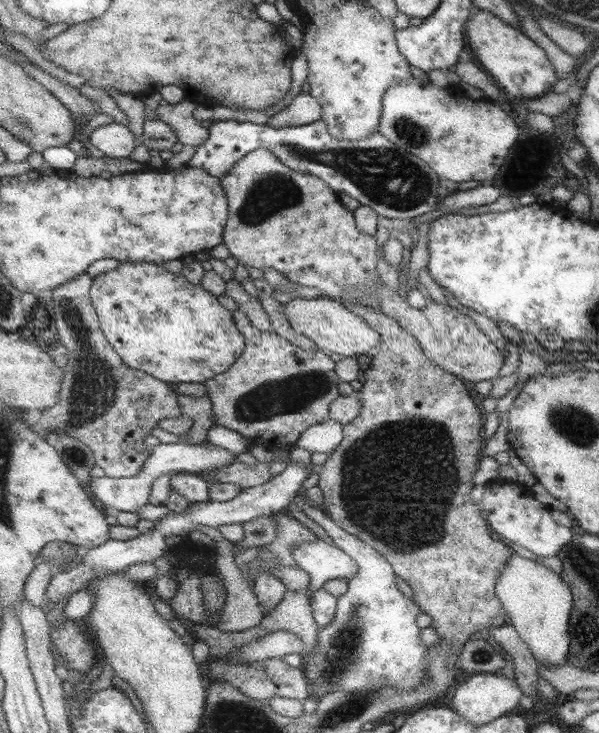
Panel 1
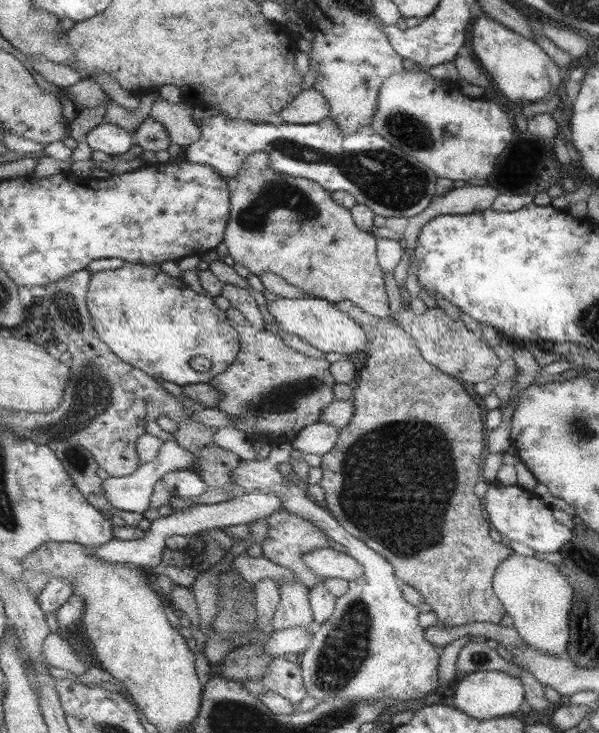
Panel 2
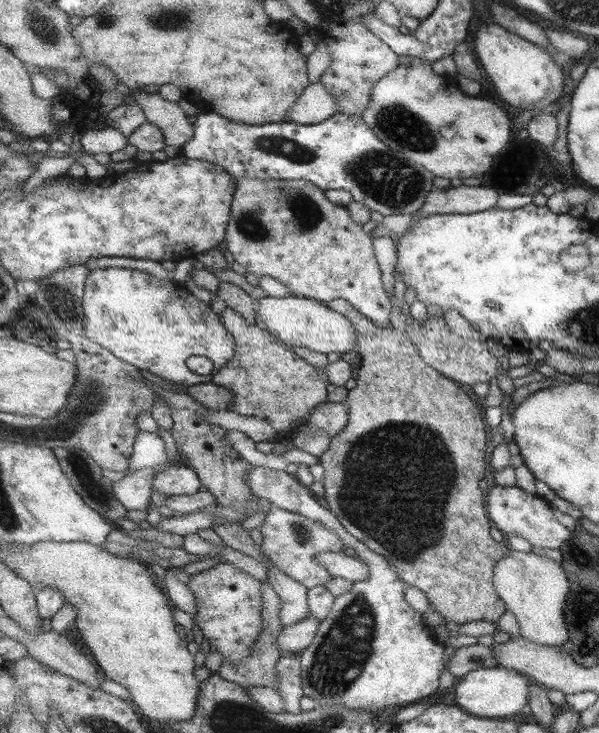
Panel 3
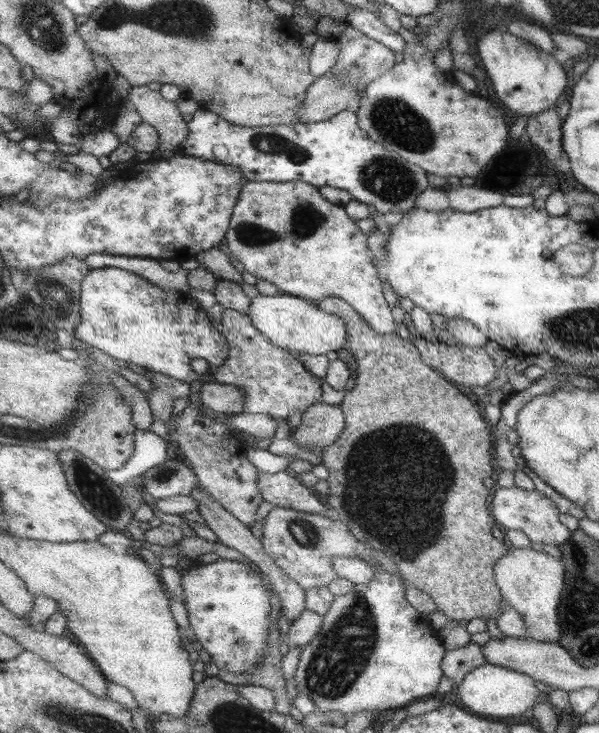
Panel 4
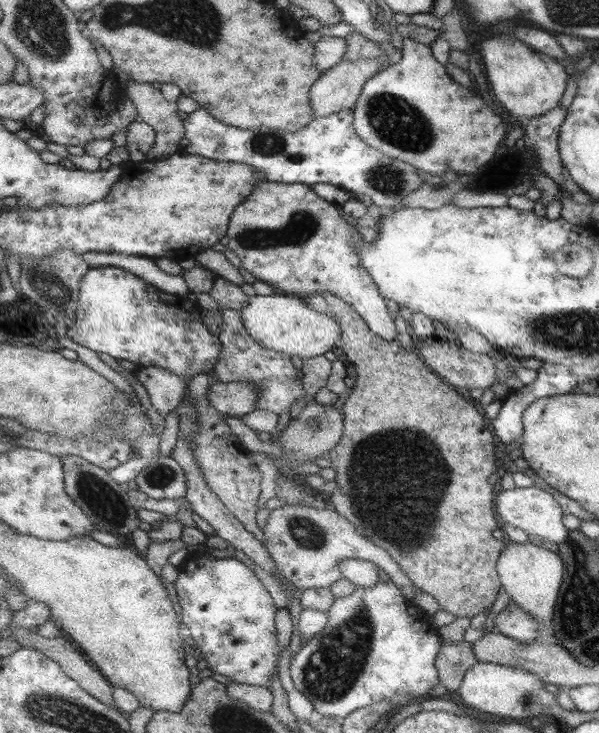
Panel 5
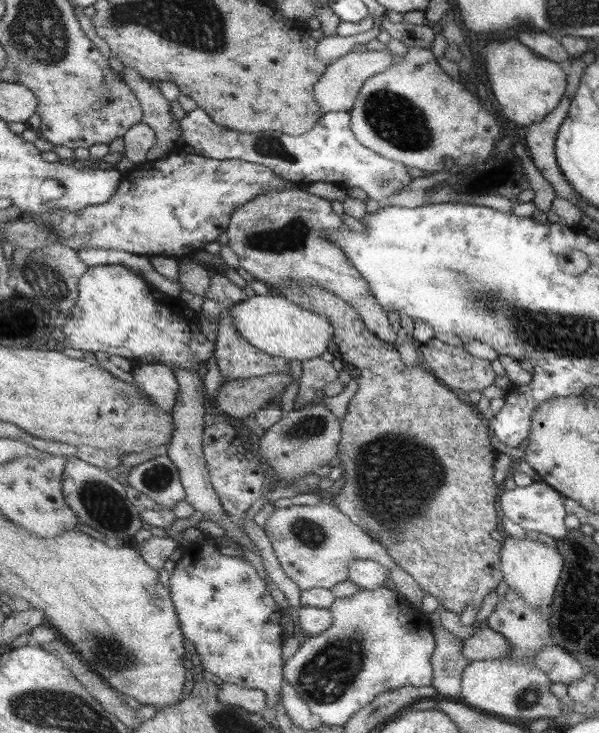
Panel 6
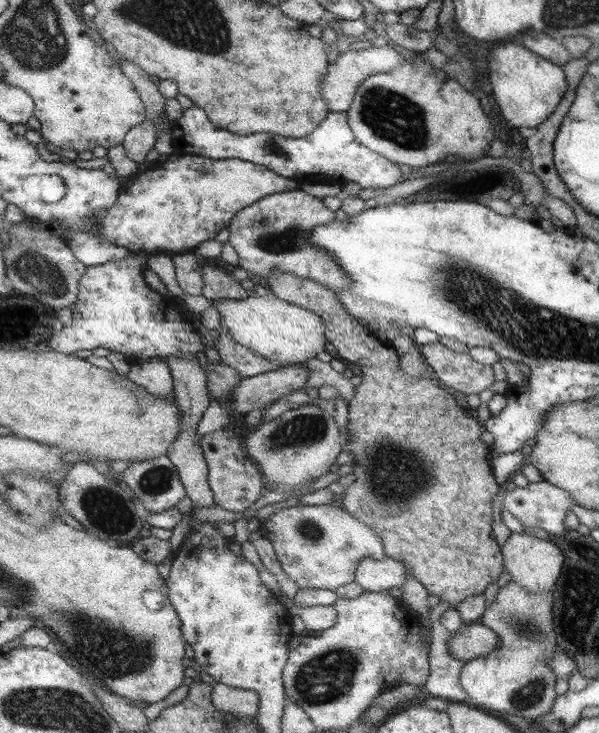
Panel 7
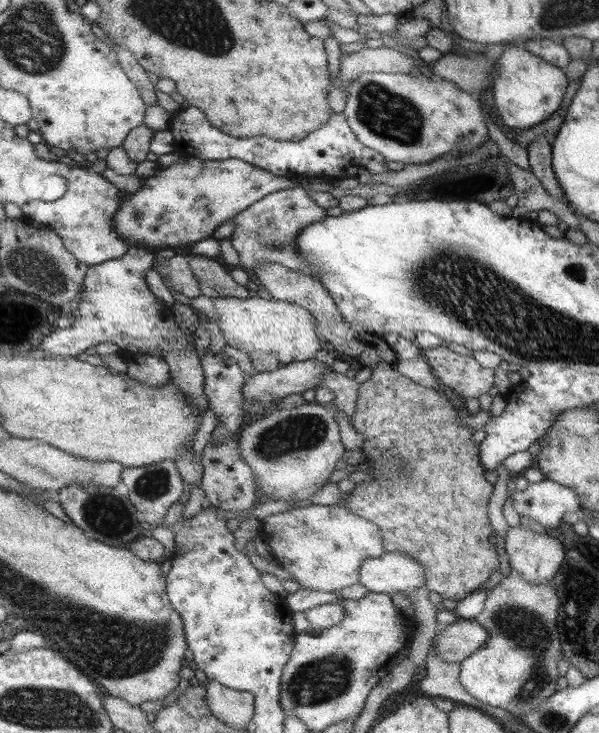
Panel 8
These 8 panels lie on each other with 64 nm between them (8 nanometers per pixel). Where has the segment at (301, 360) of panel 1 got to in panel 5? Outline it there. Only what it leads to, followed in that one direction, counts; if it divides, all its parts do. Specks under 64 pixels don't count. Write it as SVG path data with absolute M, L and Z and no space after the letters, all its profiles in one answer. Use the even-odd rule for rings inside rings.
M220 309L222 315L222 328L217 338L220 338L222 350L220 350L214 375L222 382L252 382L261 390L257 400L256 409L270 411L276 414L289 412L294 401L305 397L303 372L298 372L287 354L272 351L260 346L256 339L248 335L244 329L244 320L240 312L231 309Z

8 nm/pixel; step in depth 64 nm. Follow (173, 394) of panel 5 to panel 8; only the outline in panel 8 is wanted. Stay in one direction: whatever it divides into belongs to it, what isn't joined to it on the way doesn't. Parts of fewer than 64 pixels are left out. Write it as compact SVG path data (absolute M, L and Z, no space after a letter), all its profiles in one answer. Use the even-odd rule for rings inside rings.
M119 353L128 367L125 374L132 380L152 387L166 386L171 381L168 364L162 355Z

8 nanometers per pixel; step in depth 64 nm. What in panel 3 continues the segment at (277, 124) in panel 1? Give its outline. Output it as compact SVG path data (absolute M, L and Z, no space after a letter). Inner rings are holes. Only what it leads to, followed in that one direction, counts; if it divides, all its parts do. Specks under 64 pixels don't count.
M316 81L304 89L303 96L292 105L287 120L312 125L328 120L337 113L336 98L323 84Z

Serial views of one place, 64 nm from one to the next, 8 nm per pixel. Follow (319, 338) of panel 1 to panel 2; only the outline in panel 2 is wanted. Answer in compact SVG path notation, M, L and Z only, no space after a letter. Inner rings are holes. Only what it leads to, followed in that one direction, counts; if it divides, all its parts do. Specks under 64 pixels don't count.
M280 297L274 302L266 304L268 314L274 318L274 323L280 330L284 329L288 335L308 342L322 353L338 353L344 357L359 351L365 351L368 346L368 335L364 328L356 323L351 316L344 315L336 304L330 303L321 298L295 298L288 299Z

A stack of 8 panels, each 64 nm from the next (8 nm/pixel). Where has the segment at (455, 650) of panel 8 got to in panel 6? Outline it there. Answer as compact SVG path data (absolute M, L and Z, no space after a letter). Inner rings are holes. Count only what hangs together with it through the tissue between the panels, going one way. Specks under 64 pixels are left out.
M478 626L477 630L465 640L461 640L461 653L468 660L492 660L509 657L509 642L488 626Z

